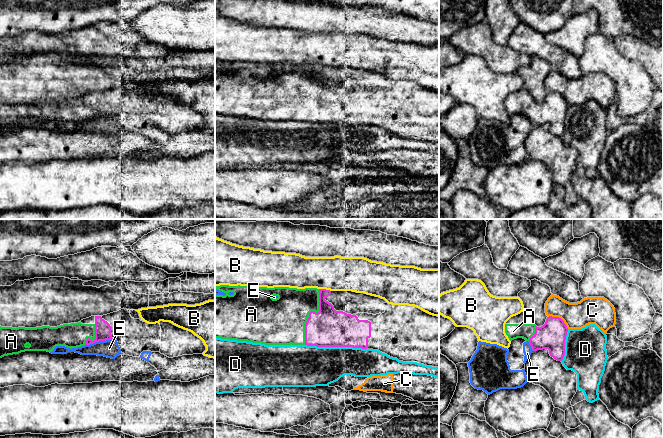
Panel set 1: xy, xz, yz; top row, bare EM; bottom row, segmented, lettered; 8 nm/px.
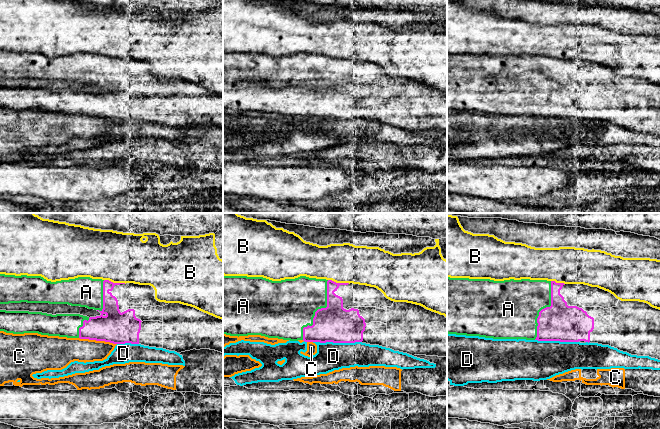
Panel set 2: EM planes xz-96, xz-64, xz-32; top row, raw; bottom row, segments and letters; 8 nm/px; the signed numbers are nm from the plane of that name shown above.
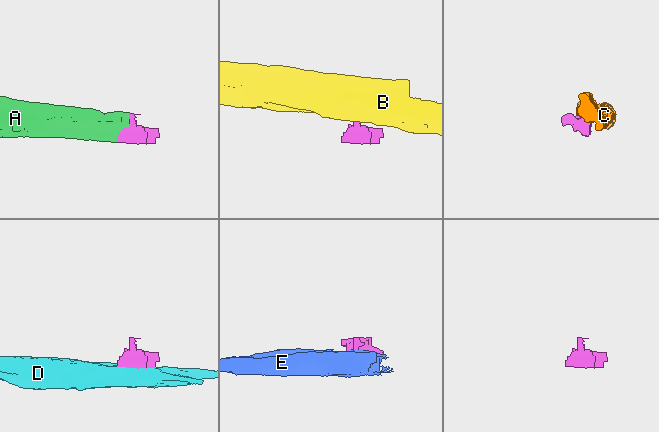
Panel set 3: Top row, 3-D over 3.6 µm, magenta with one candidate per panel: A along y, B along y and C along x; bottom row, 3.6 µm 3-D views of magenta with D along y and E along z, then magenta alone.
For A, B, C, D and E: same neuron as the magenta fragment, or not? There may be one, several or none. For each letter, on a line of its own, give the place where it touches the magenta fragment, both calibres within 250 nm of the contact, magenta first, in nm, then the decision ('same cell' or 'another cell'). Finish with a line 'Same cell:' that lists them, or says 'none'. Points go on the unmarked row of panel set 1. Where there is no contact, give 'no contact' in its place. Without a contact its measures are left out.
A: xz (309, 90) | 300/380 nm | same cell
B: xz (325, 65) | 200/280 nm | another cell
C: yz (558, 93) | 220/220 nm | another cell
D: xz (336, 122) | 300/320 nm | another cell
E: xy (100, 116) | 130/140 nm | another cell
Same cell: A

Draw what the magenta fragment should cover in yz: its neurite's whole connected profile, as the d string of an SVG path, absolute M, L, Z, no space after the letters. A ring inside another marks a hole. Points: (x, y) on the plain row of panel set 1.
M549 92L543 102L533 100L505 100L505 109L509 116L523 114L529 118L533 127L548 125L557 137L565 131L565 116L568 104L559 93Z

